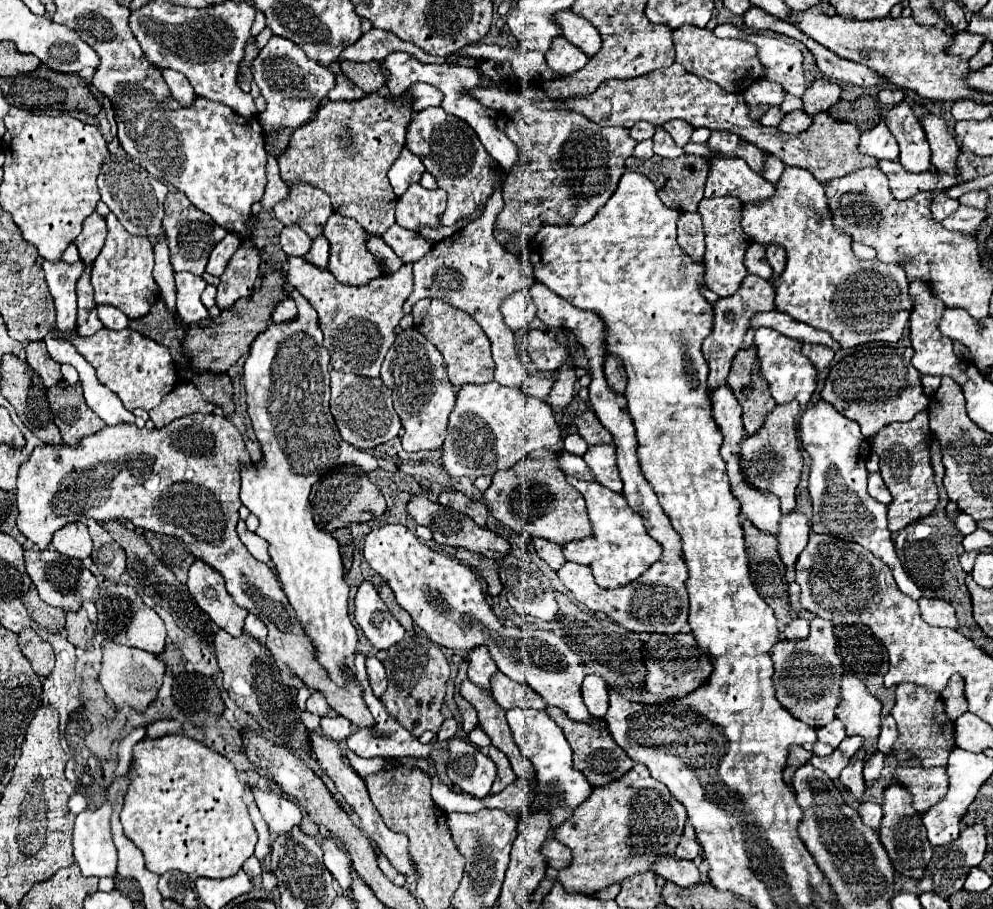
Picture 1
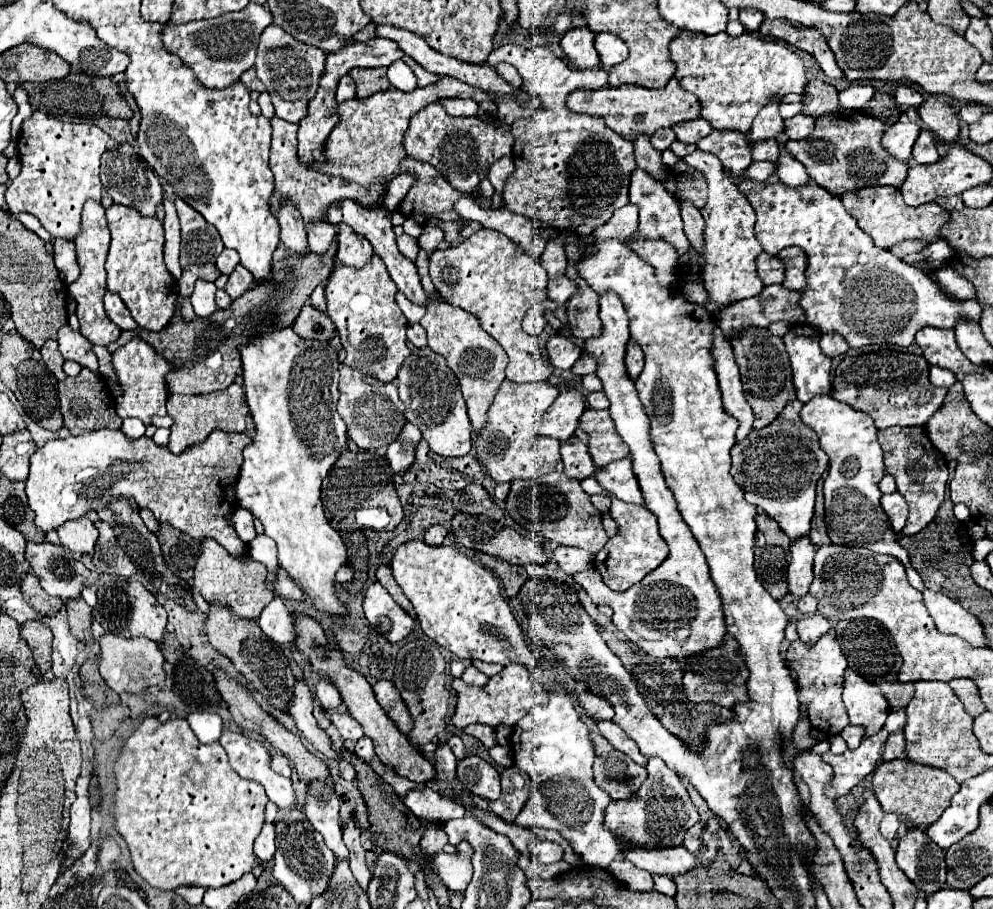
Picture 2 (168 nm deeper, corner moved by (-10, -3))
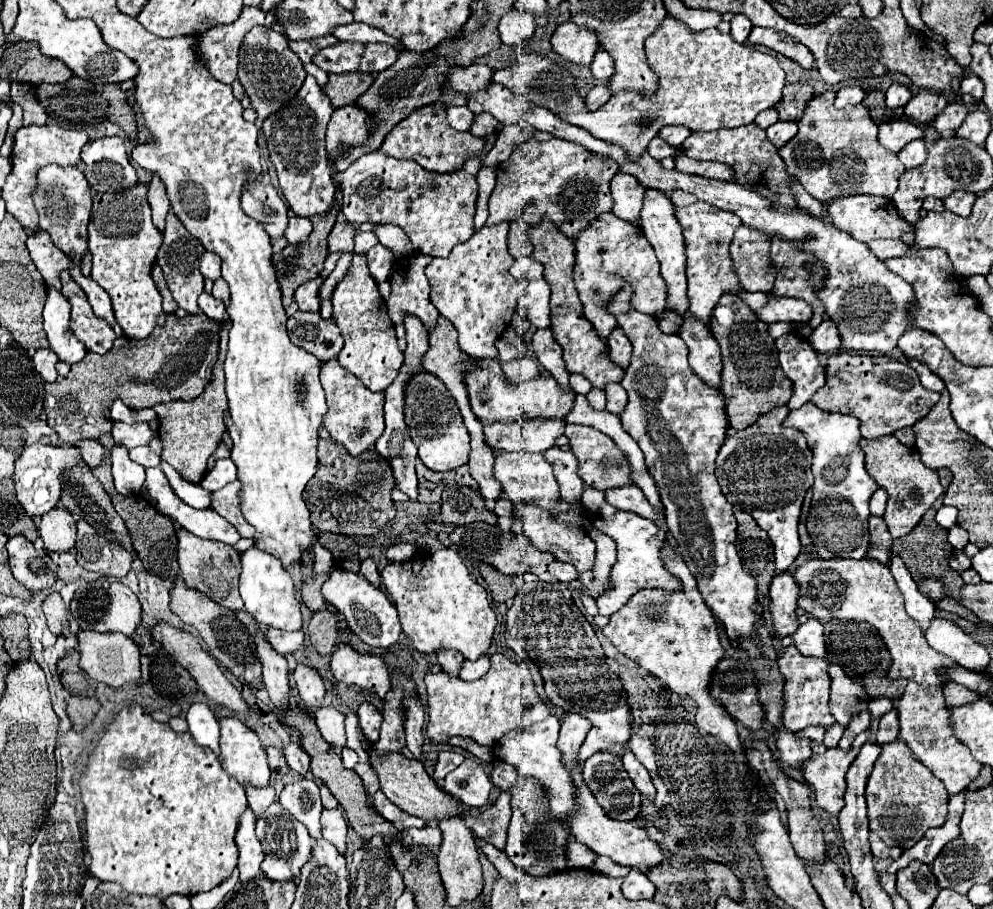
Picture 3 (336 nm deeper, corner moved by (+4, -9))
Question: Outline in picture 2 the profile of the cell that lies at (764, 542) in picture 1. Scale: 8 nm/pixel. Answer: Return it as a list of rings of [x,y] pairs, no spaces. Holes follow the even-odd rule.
[[[757,514],[755,534],[755,568],[765,590],[781,600],[787,590],[787,566],[789,566],[791,540],[779,530],[779,524],[767,514]]]

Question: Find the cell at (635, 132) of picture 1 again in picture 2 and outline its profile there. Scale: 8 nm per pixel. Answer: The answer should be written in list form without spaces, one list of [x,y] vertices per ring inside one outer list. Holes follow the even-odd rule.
[[[671,128],[657,130],[657,132],[651,136],[651,144],[653,144],[657,150],[667,150],[673,140],[675,140],[675,132],[673,132]]]

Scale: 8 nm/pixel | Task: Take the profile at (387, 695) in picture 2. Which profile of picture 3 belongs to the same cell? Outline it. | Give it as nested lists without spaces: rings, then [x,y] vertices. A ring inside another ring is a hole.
[[[363,702],[357,710],[357,718],[359,718],[359,728],[363,732],[363,736],[369,742],[375,742],[379,738],[379,726],[381,726],[381,714],[375,710],[375,706]]]

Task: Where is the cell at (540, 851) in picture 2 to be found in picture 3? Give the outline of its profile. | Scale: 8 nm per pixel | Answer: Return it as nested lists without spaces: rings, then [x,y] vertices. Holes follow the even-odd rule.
[[[497,762],[491,772],[491,780],[501,790],[511,792],[511,826],[507,838],[507,856],[527,874],[531,876],[549,876],[553,872],[563,872],[567,868],[565,860],[565,844],[569,842],[569,830],[561,828],[557,820],[549,820],[549,808],[545,808],[545,788],[537,784],[537,780],[525,780],[525,776],[517,776],[517,768],[505,762]]]

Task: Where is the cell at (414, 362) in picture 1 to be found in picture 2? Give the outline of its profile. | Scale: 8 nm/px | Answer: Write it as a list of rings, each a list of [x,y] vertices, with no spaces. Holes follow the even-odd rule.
[[[429,346],[411,348],[411,354],[403,362],[397,374],[399,398],[405,404],[407,422],[415,424],[429,448],[439,456],[465,456],[471,450],[471,422],[467,418],[465,400],[461,396],[457,376],[447,366],[441,354],[433,354]]]

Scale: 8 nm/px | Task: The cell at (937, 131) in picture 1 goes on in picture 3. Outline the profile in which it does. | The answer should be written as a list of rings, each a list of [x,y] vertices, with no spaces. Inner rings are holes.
[[[921,90],[905,106],[905,116],[915,124],[929,124],[931,120],[935,120],[937,112],[941,112],[945,106],[947,106],[945,94]]]

